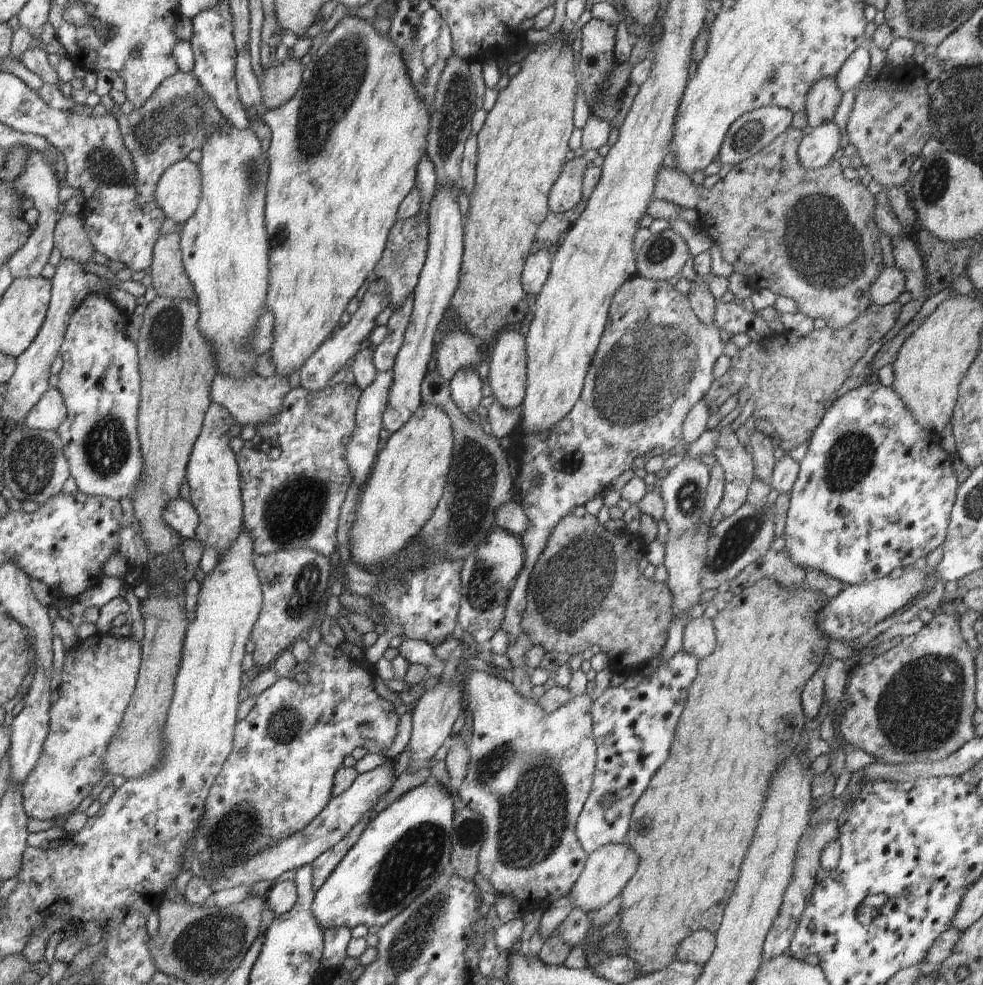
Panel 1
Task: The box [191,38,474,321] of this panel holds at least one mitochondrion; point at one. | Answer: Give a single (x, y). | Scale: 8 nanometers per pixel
(456, 102)

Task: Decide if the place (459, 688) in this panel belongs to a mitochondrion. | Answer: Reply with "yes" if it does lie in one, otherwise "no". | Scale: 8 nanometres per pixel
no

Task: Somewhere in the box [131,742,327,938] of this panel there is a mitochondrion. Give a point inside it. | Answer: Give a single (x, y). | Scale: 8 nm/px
(233, 832)

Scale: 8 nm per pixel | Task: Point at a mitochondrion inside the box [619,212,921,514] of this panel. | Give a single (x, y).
(853, 456)

